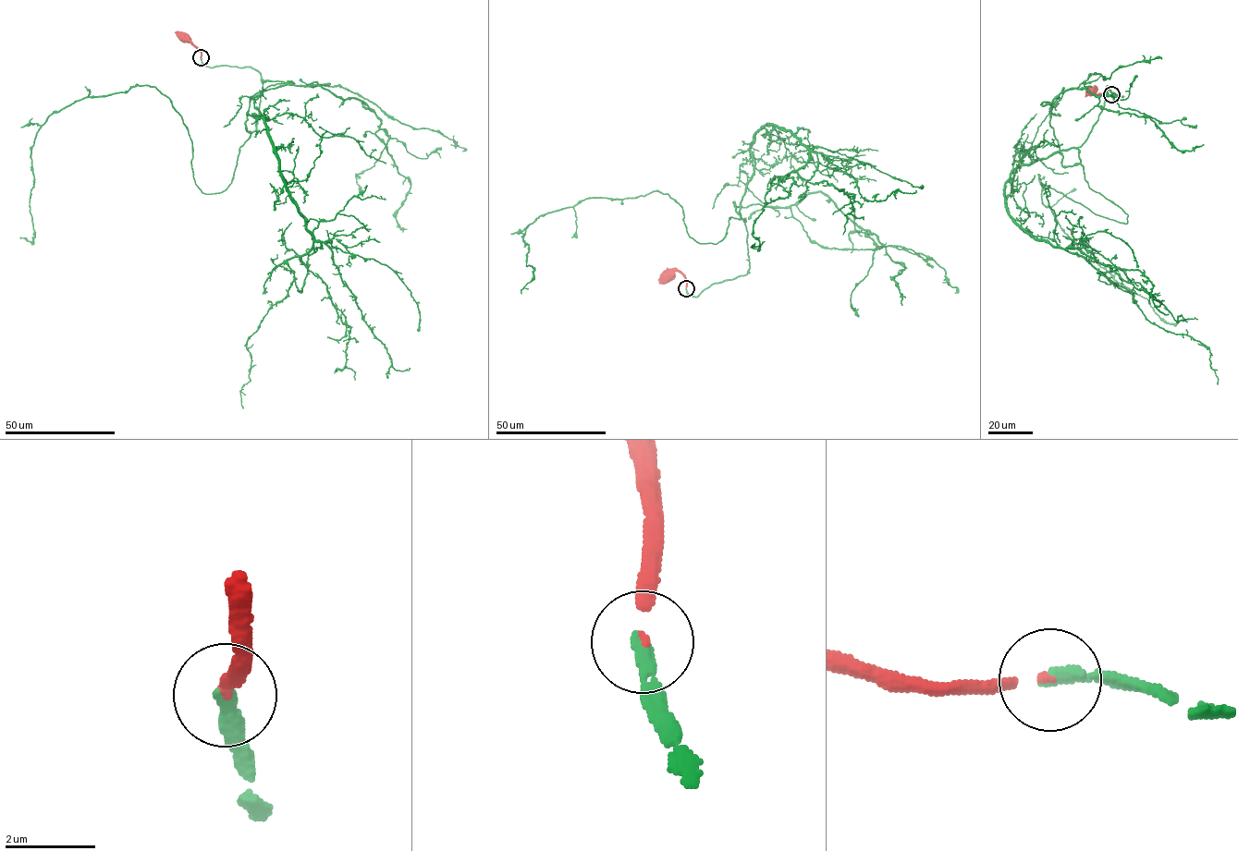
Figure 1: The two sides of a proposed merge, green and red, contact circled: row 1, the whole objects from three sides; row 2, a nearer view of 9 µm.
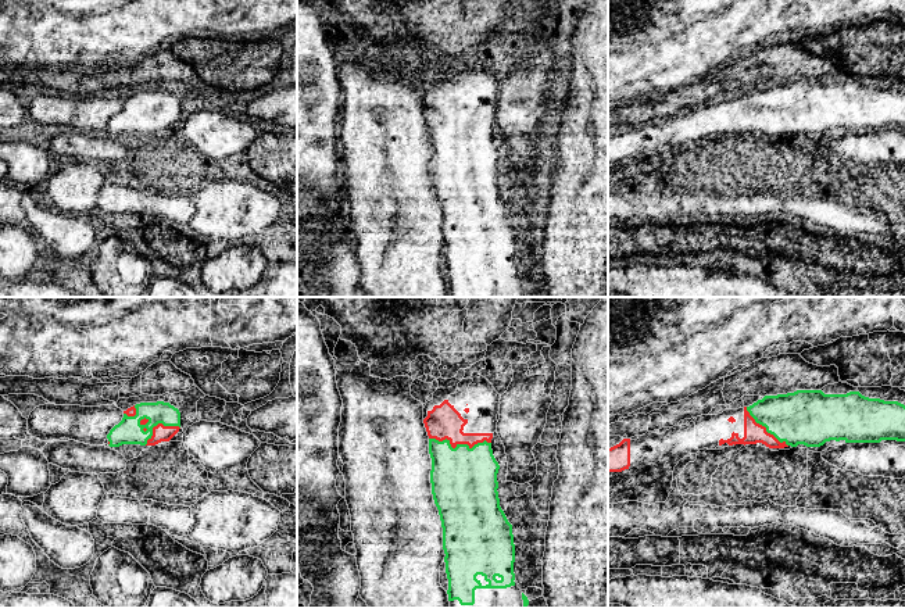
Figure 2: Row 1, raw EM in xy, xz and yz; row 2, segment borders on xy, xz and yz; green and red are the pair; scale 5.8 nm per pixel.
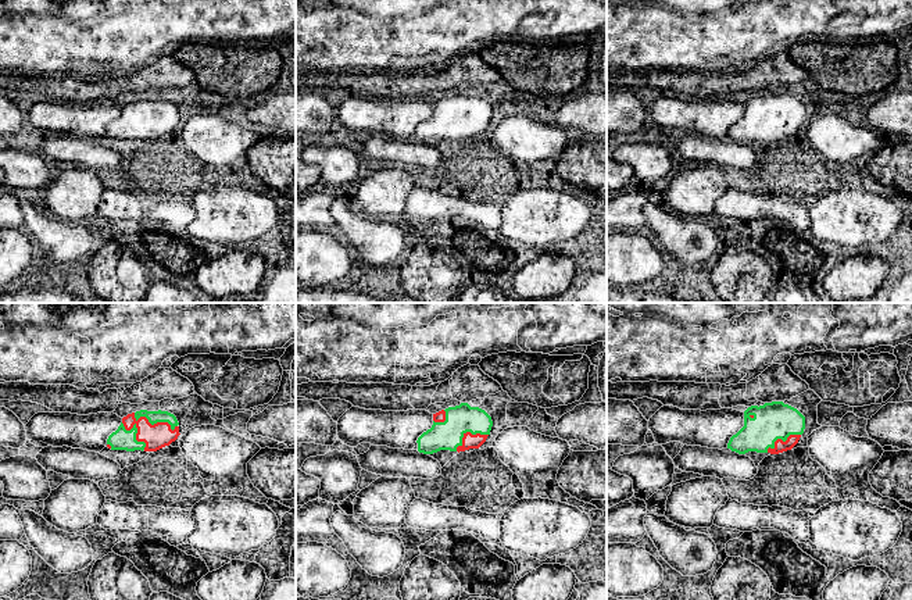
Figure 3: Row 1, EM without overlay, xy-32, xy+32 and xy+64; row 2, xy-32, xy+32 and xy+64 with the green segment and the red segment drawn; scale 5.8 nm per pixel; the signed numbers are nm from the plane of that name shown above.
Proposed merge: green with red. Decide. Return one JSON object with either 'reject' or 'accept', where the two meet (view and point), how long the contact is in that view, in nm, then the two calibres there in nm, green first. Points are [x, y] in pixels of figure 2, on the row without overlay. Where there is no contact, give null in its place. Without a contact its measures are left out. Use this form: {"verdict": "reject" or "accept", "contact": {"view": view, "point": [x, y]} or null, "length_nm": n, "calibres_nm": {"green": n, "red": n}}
{"verdict": "accept", "contact": {"view": "xz", "point": [460, 133]}, "length_nm": 360, "calibres_nm": {"green": 380, "red": 190}}

